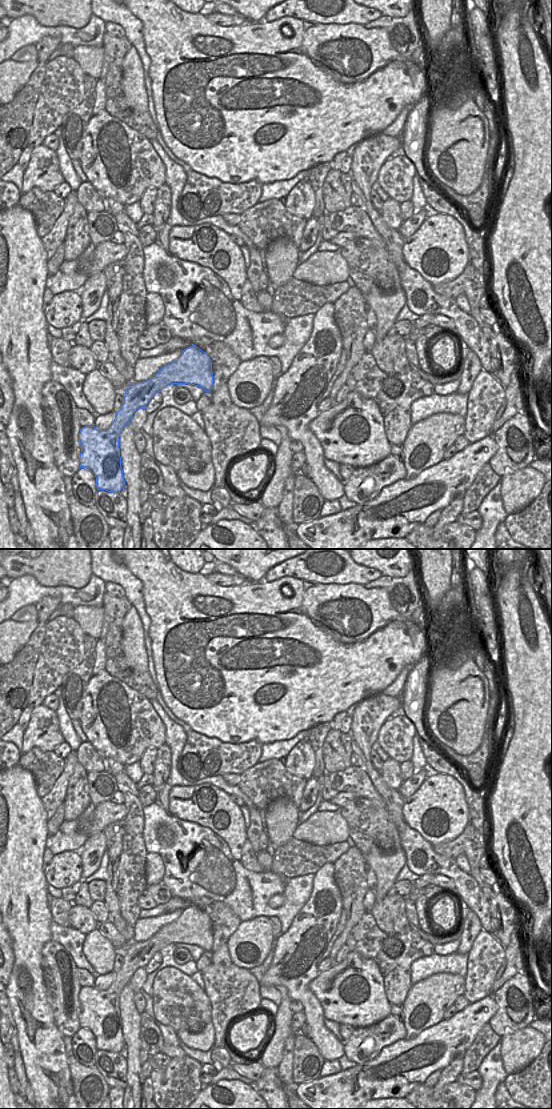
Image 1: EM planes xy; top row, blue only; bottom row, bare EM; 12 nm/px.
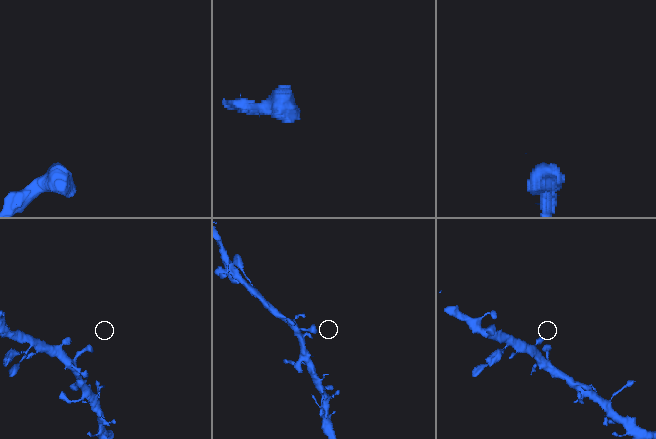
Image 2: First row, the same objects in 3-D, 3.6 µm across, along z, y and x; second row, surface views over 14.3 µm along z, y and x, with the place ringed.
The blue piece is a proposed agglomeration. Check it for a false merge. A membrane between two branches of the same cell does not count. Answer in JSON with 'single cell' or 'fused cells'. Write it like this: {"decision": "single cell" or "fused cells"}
{"decision": "single cell"}

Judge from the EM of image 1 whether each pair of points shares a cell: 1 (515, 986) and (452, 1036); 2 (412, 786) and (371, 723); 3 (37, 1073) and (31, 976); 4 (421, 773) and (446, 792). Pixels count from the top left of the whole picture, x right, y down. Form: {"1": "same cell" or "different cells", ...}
{"1": "different cells", "2": "different cells", "3": "same cell", "4": "different cells"}

